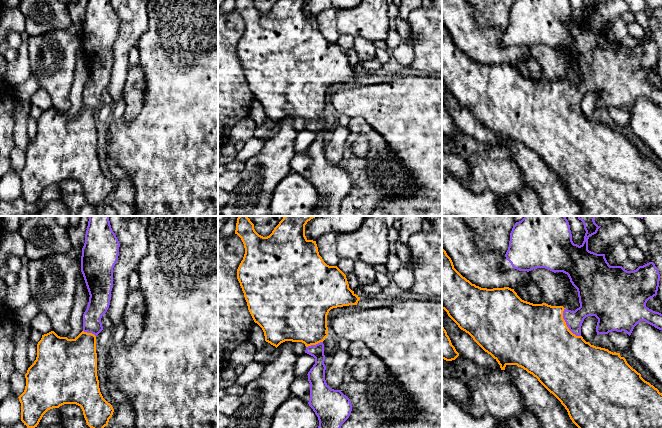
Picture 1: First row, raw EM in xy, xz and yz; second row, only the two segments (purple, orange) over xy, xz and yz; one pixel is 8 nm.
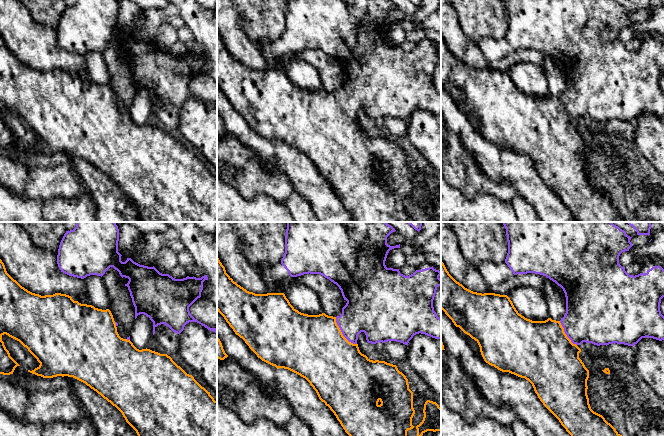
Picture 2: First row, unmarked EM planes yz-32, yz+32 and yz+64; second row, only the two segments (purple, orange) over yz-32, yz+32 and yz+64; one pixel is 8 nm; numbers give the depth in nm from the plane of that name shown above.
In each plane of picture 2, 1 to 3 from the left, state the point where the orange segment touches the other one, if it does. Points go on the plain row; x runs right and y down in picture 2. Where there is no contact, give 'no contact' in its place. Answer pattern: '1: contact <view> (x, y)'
1: contact yz-32 (116, 100)
2: contact yz+32 (342, 109)
3: contact yz+64 (565, 109)

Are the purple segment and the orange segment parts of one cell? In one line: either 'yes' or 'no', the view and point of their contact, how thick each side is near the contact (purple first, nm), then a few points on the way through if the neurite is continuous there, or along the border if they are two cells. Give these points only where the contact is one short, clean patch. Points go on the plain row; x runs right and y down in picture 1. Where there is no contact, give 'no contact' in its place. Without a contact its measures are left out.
yes | yz (566, 100) | 180/500 nm | across yz (590, 80), (576, 94), (566, 100), (556, 108), (537, 111)

